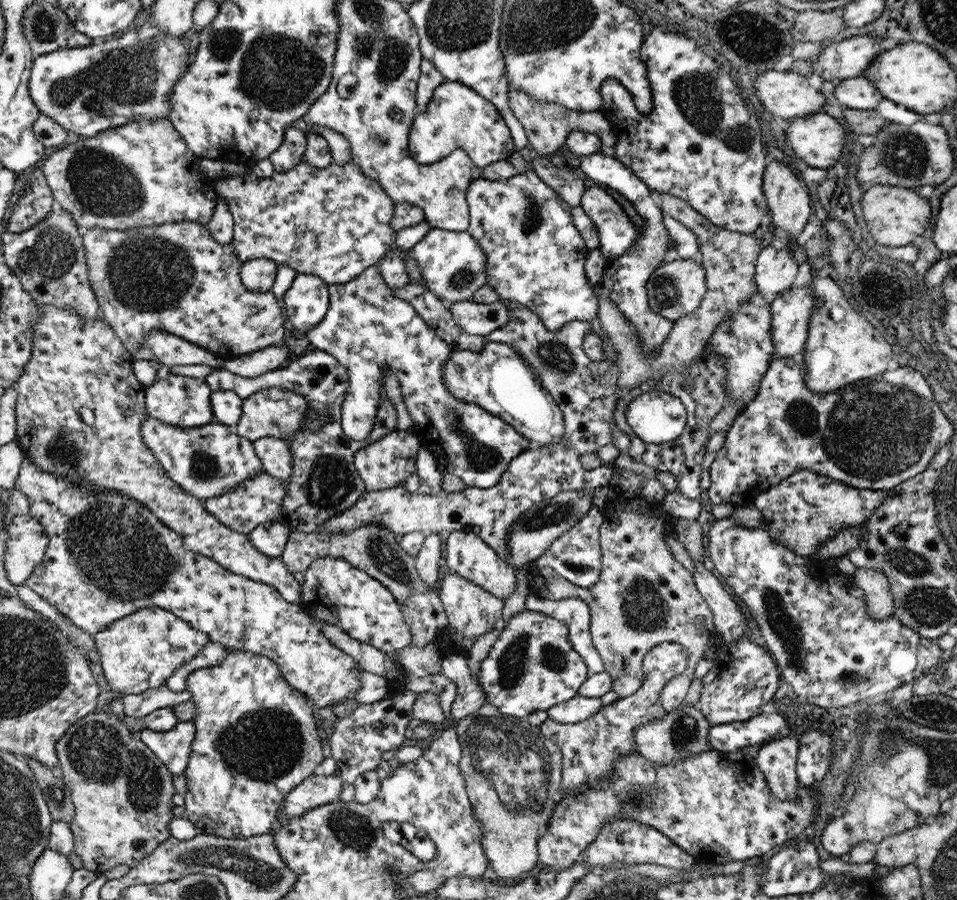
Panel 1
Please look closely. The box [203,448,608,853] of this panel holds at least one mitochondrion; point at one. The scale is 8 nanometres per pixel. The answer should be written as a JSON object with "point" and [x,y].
{"point":[515,765]}

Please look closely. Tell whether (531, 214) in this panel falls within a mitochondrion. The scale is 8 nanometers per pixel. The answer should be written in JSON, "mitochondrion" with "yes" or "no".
{"mitochondrion":"yes"}

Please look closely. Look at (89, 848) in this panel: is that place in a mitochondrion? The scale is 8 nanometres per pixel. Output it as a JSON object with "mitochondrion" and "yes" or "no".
{"mitochondrion":"no"}

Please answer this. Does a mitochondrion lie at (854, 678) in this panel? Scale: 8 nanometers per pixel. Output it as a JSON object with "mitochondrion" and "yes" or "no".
{"mitochondrion":"yes"}

